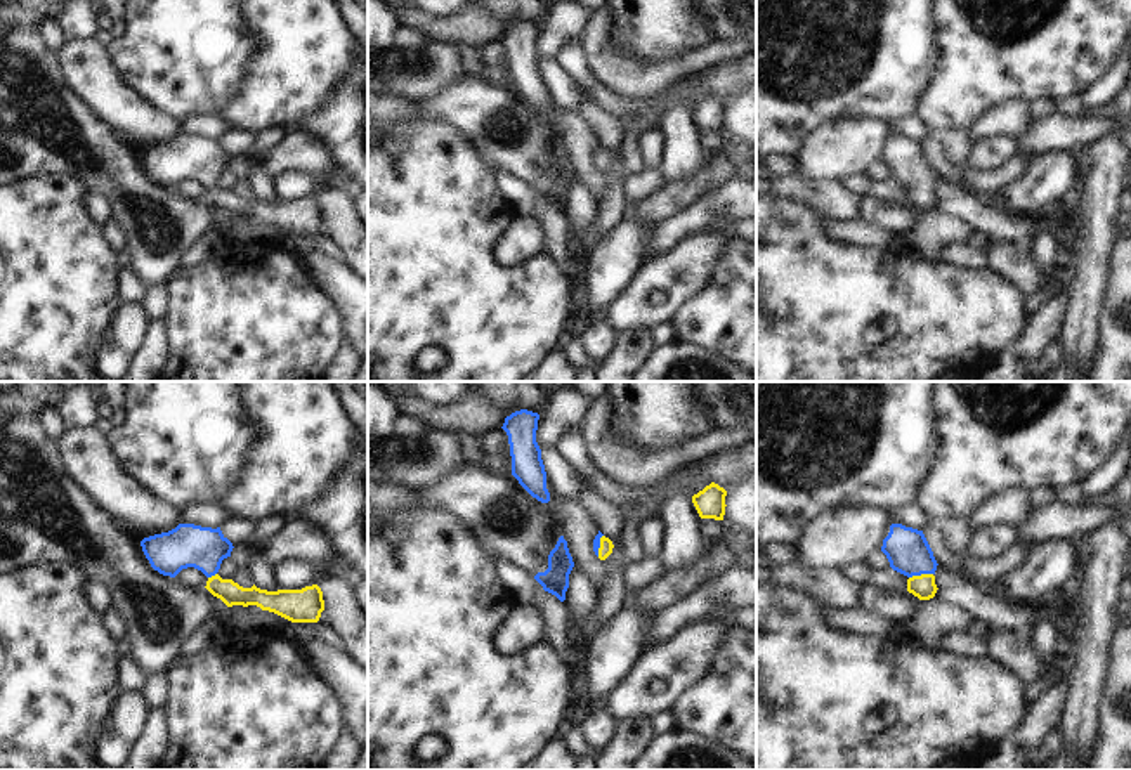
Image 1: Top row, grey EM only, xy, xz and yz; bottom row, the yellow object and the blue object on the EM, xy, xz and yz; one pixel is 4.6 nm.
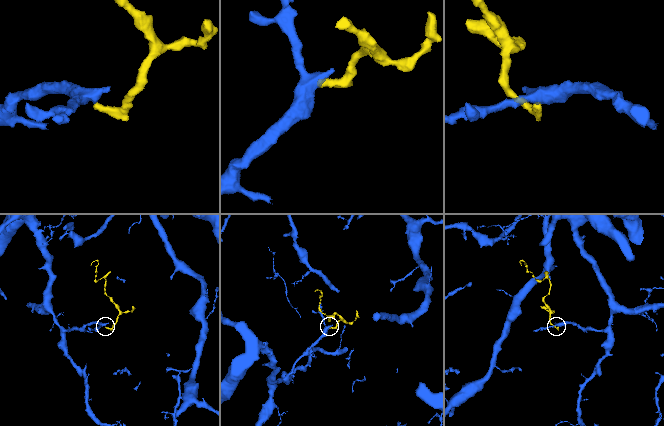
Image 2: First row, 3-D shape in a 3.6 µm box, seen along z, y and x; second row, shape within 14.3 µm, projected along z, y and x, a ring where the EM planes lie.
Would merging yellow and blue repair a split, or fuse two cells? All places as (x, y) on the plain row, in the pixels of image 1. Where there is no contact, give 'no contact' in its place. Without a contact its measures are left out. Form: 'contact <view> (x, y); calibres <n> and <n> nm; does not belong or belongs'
contact yz (921, 186); calibres 120 and 200 nm; belongs

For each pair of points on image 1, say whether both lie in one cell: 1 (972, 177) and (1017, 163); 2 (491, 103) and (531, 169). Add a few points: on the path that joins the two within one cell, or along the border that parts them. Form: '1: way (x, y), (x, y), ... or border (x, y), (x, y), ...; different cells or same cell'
1: way (982, 179), (1001, 179), (1006, 174); same cell
2: way (510, 110), (529, 129), (529, 150); same cell

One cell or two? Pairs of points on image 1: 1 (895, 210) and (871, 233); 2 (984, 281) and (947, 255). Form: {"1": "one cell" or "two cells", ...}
{"1": "two cells", "2": "two cells"}

